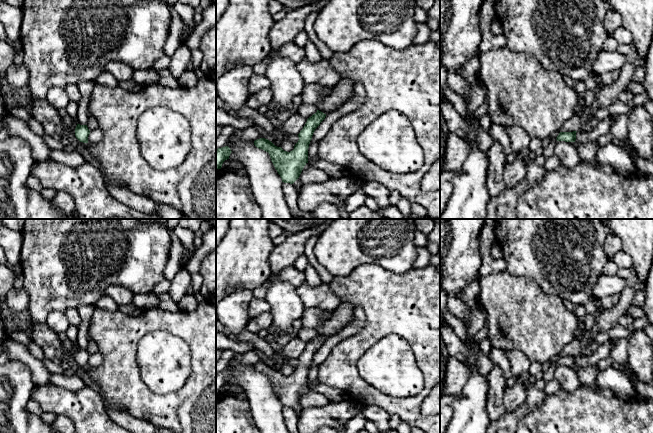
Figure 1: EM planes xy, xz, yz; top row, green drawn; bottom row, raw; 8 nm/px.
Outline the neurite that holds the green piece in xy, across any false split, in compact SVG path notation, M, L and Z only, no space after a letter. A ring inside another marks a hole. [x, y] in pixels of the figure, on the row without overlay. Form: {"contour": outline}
{"contour": "M77 348L75 352L75 360L76 362L83 367L88 367L88 360L90 358L90 354L87 349Z"}

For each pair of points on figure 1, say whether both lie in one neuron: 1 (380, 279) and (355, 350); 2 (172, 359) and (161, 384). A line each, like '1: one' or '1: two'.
1: one
2: one

